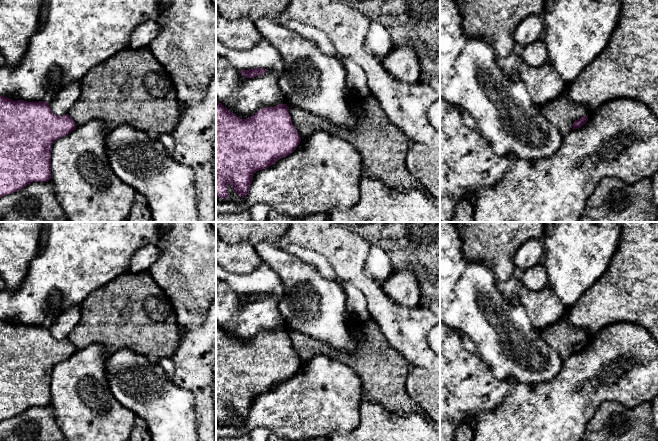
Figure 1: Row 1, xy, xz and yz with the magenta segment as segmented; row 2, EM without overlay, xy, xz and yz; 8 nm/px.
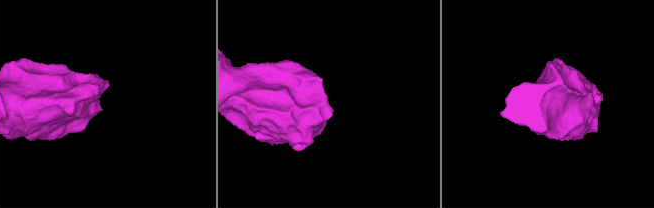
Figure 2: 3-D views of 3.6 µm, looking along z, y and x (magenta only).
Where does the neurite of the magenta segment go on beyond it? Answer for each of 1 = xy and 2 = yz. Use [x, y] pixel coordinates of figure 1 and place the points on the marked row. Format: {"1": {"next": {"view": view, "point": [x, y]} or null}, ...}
{"1": {"next": null}, "2": {"next": null}}

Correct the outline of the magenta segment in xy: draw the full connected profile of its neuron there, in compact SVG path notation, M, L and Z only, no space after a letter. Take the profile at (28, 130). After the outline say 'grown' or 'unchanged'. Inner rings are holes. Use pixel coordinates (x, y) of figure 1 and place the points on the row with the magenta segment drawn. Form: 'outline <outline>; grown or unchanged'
outline M0 95L0 198L32 182L49 181L52 145L75 128L76 124L68 114L54 114L48 102L13 101Z; unchanged

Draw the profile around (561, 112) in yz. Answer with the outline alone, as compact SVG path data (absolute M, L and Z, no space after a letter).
M570 84L556 99L540 108L546 119L565 137L573 130L573 123L589 112L584 105L574 103L569 96Z

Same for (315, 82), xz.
M258 19L255 27L282 56L284 69L279 74L278 85L288 107L299 107L308 113L326 119L336 126L352 128L357 116L350 110L347 99L350 90L346 83L346 70L336 57L324 54L311 40L272 19Z

